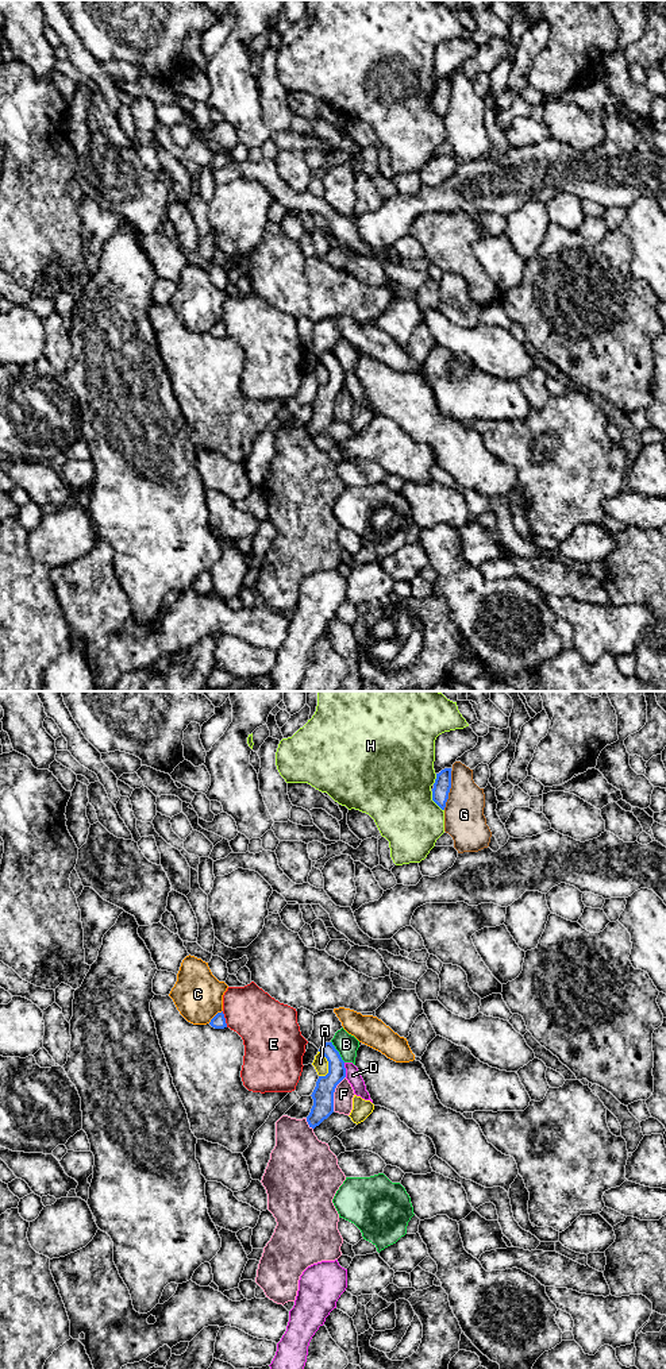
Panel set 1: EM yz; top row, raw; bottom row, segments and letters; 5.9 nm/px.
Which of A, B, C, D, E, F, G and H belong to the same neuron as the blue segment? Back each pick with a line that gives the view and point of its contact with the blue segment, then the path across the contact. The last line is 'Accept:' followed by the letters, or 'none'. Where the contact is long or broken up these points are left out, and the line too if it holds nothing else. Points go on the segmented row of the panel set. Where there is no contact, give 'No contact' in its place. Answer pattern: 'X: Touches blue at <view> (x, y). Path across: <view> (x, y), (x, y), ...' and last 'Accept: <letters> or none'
Accept: none

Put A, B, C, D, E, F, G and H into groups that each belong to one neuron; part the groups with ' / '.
A / B / C / D / E / F / G / H

